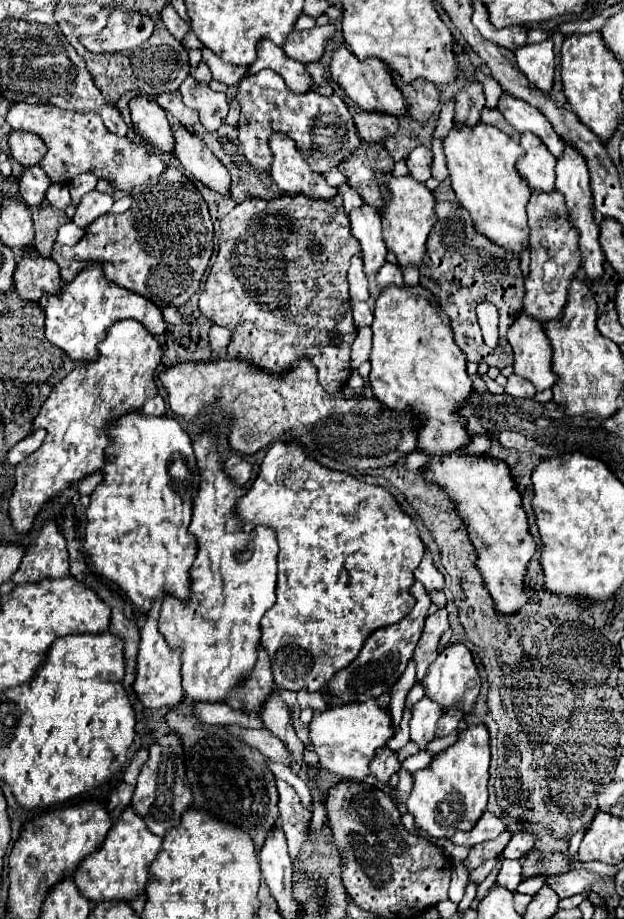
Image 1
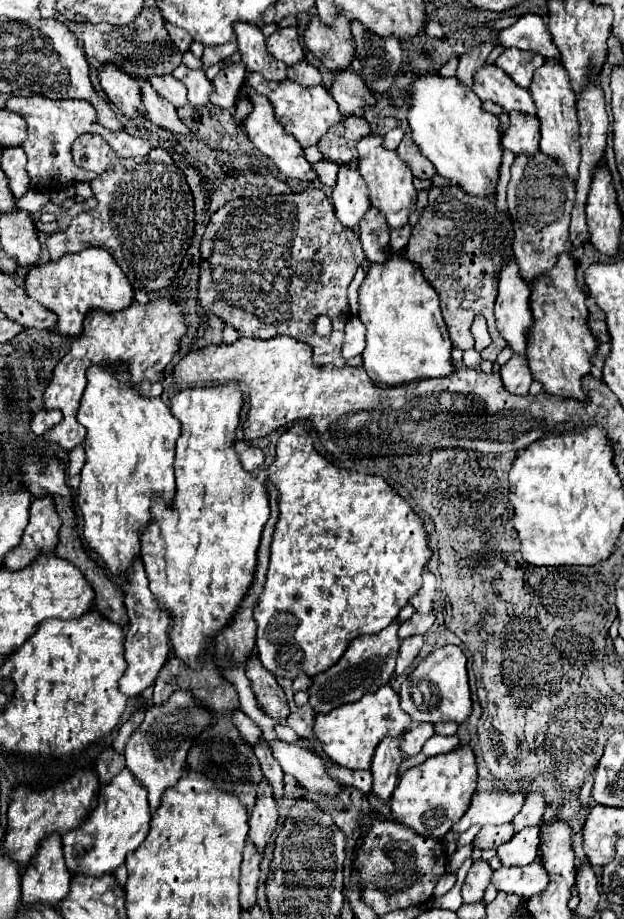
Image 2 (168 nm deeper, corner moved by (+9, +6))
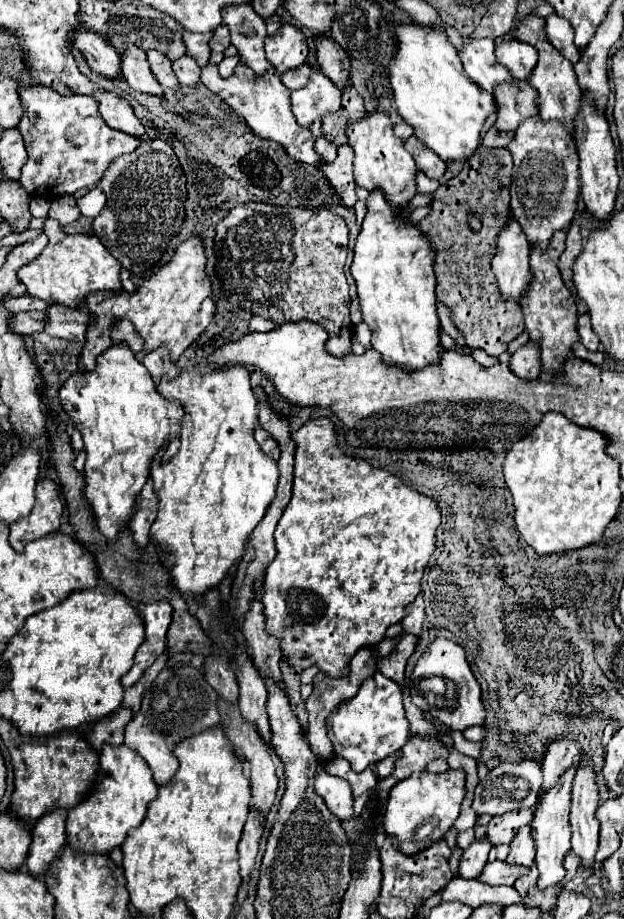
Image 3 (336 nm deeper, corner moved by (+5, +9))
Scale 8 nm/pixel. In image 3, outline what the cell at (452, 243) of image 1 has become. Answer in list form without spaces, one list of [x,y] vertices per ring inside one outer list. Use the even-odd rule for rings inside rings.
[[[480,145],[470,159],[466,159],[462,171],[438,187],[434,193],[432,213],[418,223],[422,233],[428,235],[436,249],[436,297],[452,309],[454,325],[464,333],[468,347],[480,347],[488,355],[498,357],[508,349],[508,343],[524,331],[522,309],[516,301],[504,299],[490,261],[496,251],[496,235],[510,213],[510,177],[512,155],[508,149],[492,149]],[[474,209],[482,219],[482,231],[472,233],[468,227],[468,213]]]

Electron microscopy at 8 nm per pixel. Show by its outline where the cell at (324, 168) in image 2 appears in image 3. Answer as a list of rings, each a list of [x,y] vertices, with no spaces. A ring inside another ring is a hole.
[[[324,137],[316,139],[316,153],[320,153],[324,161],[332,161],[336,157],[336,149],[338,149],[336,143],[332,143],[328,139],[324,139]]]

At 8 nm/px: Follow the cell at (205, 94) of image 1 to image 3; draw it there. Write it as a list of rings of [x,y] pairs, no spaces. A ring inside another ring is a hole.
[[[182,55],[180,59],[176,59],[172,63],[172,69],[174,69],[178,81],[186,87],[196,87],[196,83],[200,81],[200,67],[196,65],[196,61],[190,55]]]

